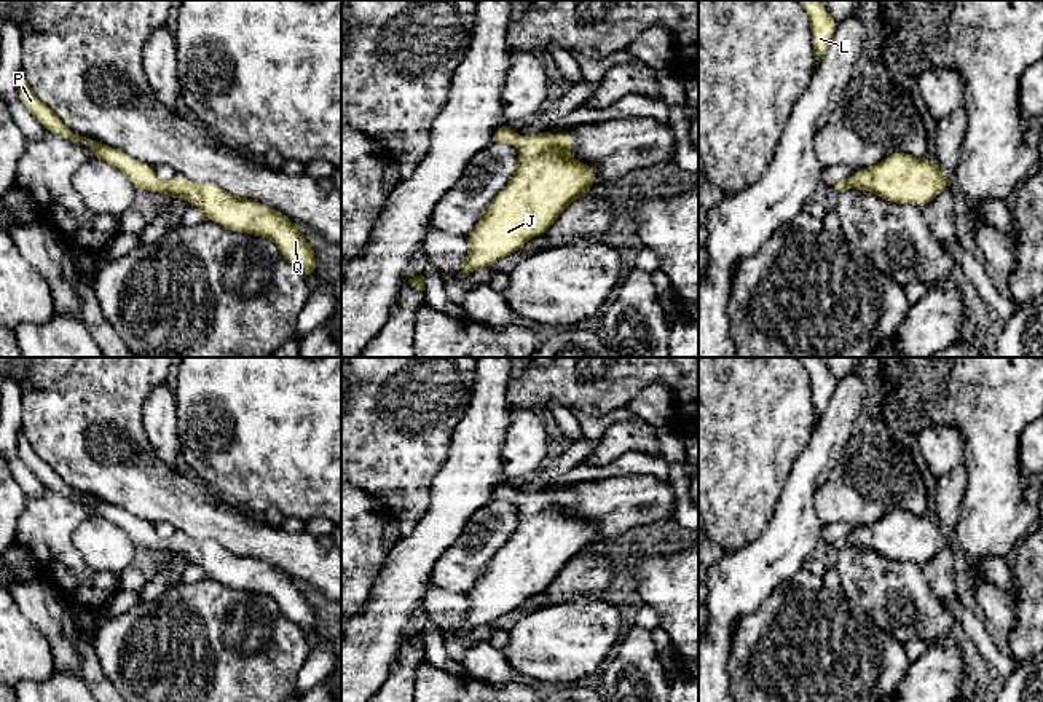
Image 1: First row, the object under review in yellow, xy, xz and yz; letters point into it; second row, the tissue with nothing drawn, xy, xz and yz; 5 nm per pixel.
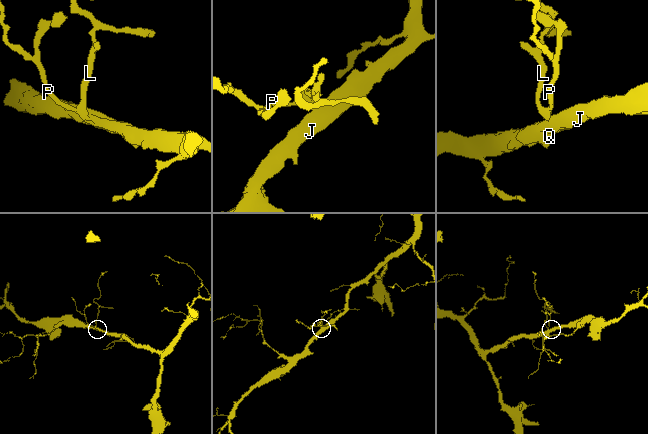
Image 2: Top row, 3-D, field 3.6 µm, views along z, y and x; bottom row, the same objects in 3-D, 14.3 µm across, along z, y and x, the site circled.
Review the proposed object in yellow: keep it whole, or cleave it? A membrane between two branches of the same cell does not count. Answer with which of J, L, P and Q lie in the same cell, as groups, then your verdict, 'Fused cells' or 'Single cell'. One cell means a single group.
Groups: J L P Q. Single cell

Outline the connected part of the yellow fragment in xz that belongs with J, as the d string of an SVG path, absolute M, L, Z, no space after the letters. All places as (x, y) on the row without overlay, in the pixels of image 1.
M504 480L494 488L491 499L518 504L517 528L491 557L477 584L464 594L469 598L469 609L459 625L459 632L464 635L522 608L528 597L545 592L558 573L593 544L596 534L596 528L592 523L568 512L568 507L574 503L571 490L534 490L533 493L520 495L517 488Z

